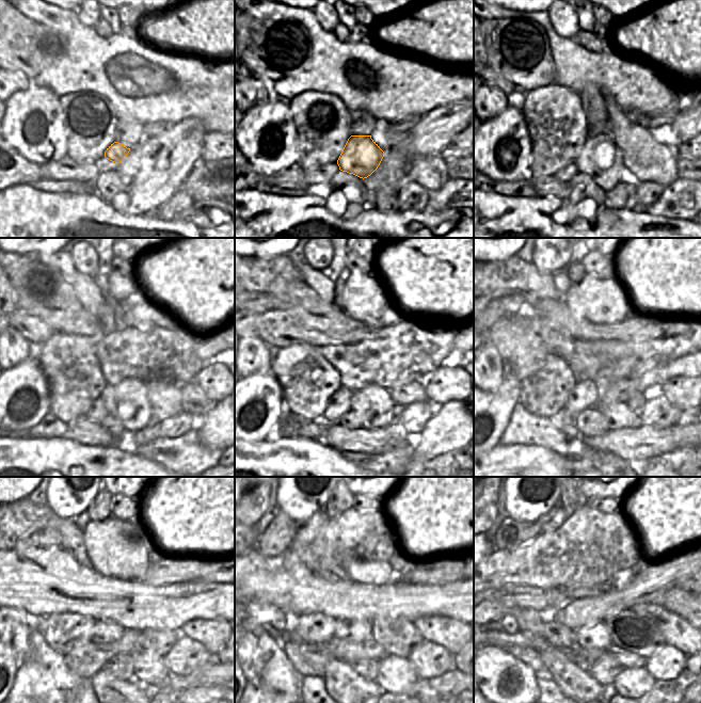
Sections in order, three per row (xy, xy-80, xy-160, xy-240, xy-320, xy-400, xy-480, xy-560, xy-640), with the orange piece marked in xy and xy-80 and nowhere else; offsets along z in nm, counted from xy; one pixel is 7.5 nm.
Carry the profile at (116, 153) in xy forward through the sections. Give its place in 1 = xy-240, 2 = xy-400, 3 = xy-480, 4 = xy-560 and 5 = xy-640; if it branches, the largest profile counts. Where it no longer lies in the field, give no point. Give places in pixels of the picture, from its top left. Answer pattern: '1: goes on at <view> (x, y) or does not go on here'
1: goes on at xy-240 (128, 401)
2: goes on at xy-400 (618, 415)
3: goes on at xy-480 (150, 669)
4: goes on at xy-560 (396, 674)
5: goes on at xy-640 (635, 683)

